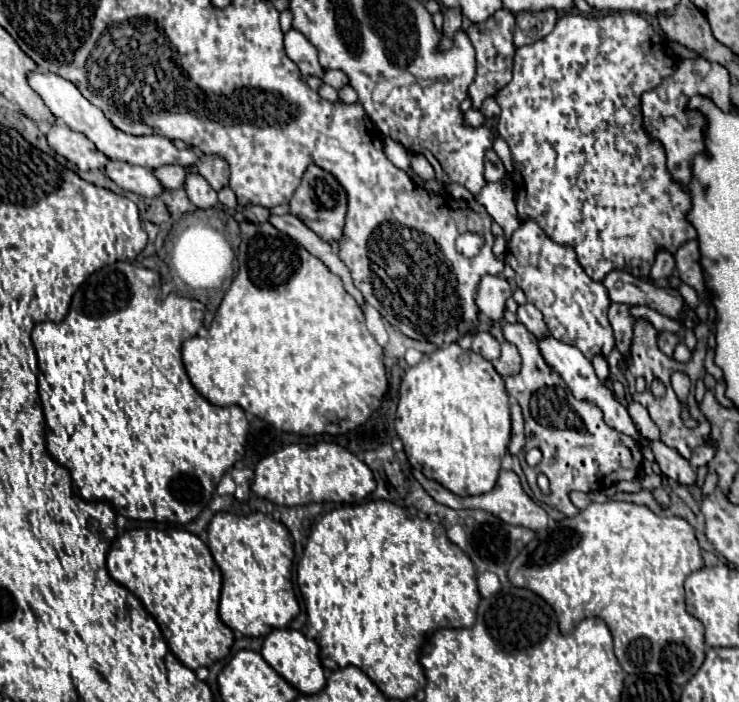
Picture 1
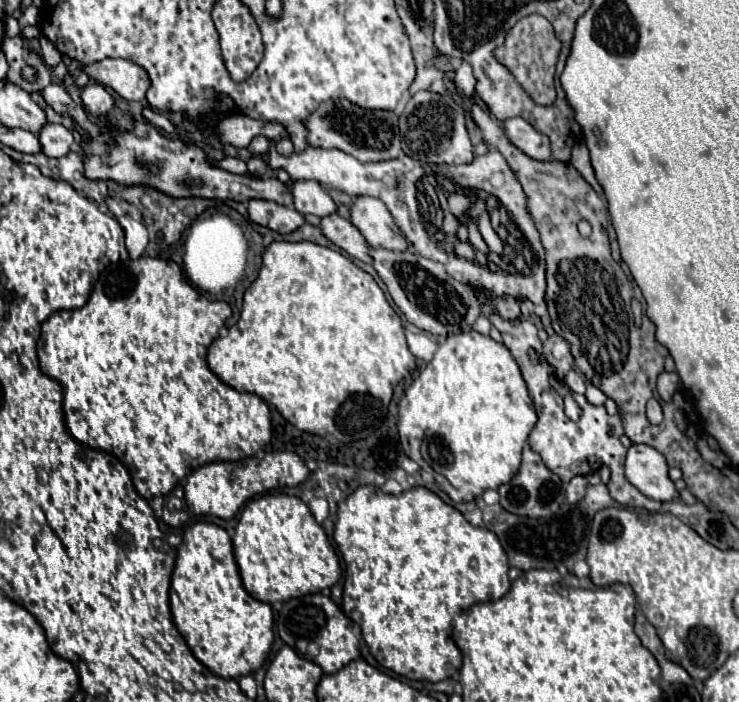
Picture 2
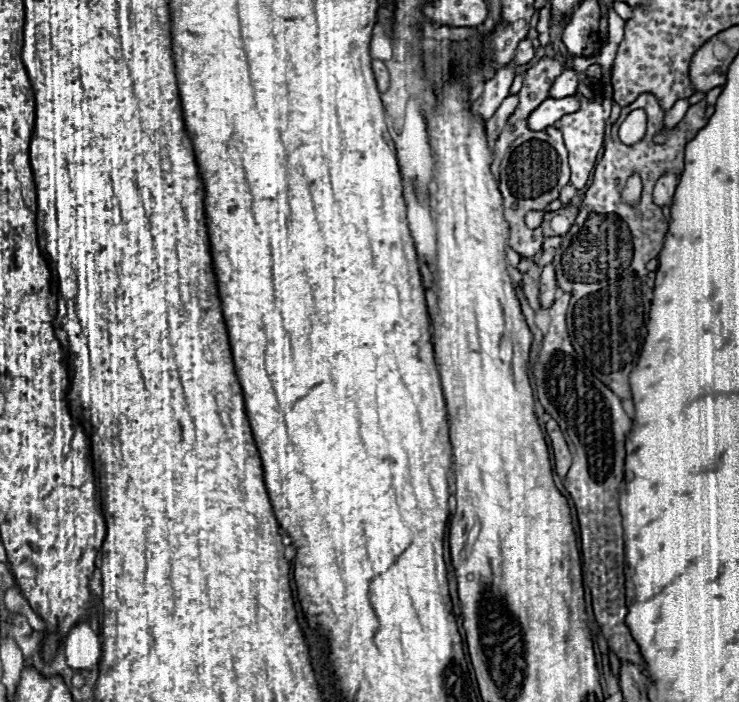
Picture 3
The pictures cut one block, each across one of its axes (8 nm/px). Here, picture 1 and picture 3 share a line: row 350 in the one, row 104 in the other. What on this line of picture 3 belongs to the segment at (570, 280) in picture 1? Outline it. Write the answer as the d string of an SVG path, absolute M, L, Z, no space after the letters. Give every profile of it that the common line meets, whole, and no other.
M594 90L592 100L580 96L580 110L578 112L568 114L568 116L560 118L560 122L556 122L556 126L560 126L560 130L564 134L564 144L568 148L568 160L570 160L570 183L576 190L585 187L592 170L594 170L596 156L604 144L604 128L606 128L608 116L610 116L610 100L606 98L606 94L602 90Z

